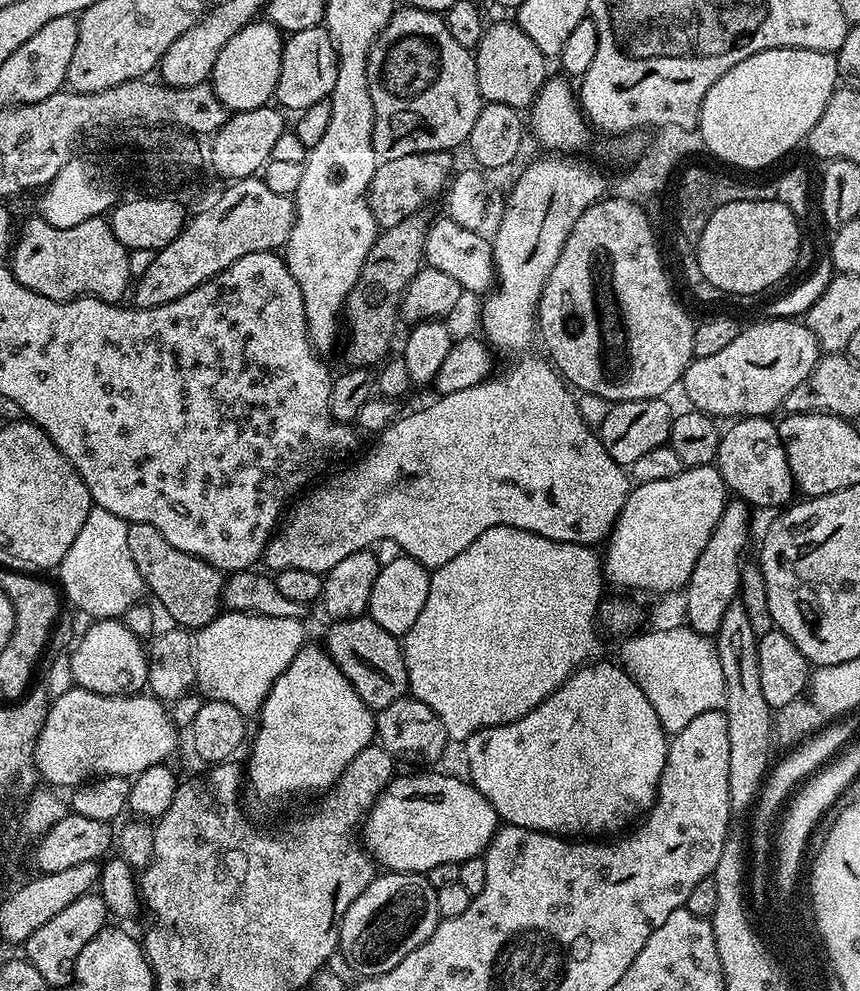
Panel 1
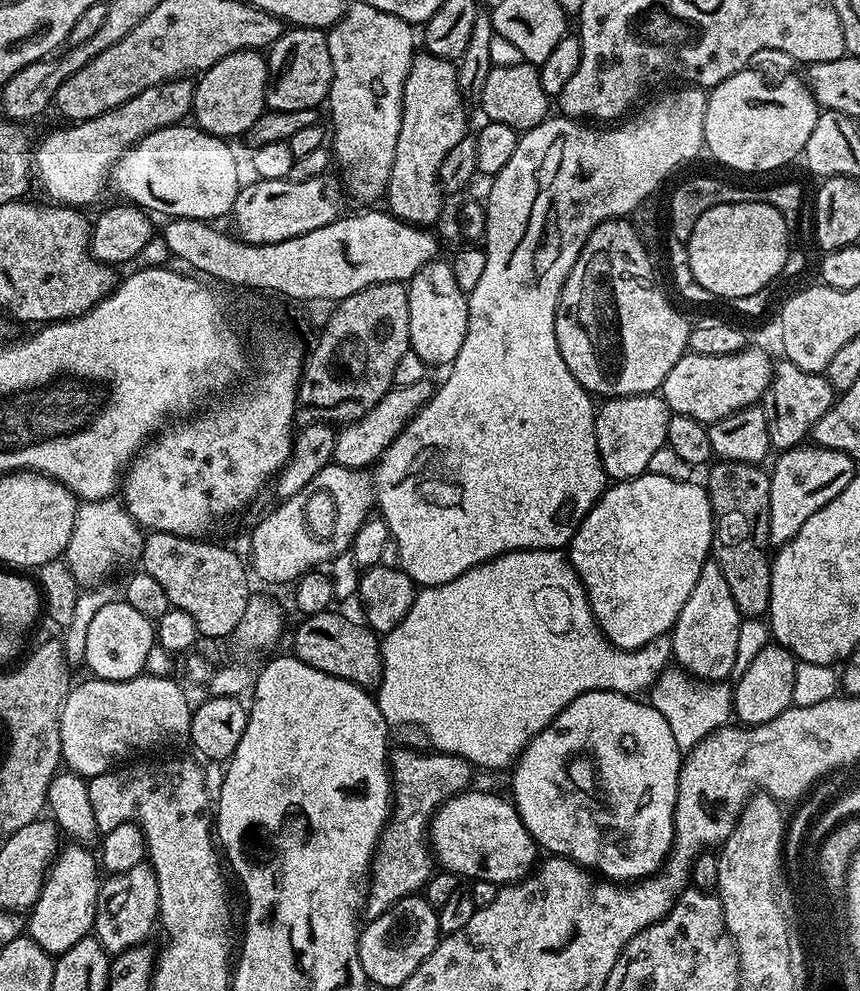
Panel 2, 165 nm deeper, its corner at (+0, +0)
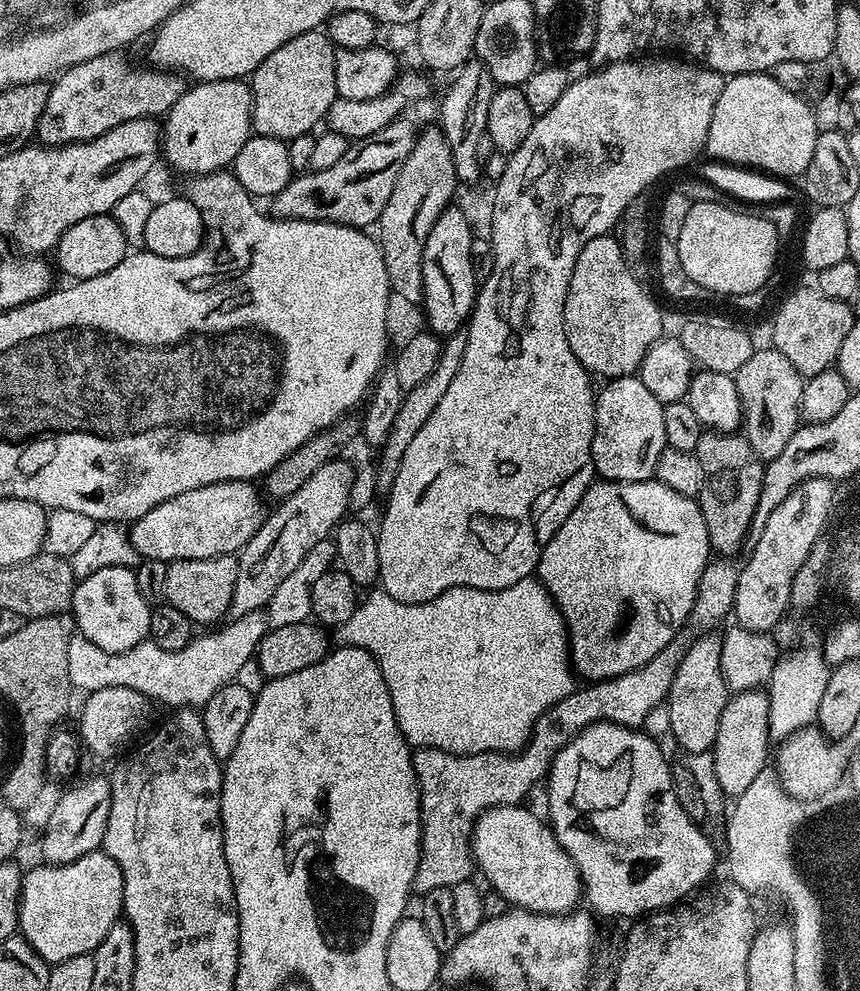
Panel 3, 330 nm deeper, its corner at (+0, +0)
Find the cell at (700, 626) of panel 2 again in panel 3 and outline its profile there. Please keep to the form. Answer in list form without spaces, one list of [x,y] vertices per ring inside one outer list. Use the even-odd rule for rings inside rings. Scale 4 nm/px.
[[[700,634],[695,637],[689,643],[688,649],[686,650],[686,658],[682,658],[682,666],[678,666],[678,674],[674,674],[674,682],[670,686],[668,691],[668,699],[666,701],[668,706],[668,713],[670,714],[670,726],[668,731],[670,733],[671,739],[676,739],[682,747],[685,748],[685,753],[698,753],[706,752],[711,753],[714,742],[718,738],[718,722],[722,722],[722,710],[727,706],[730,699],[730,689],[728,683],[724,680],[724,674],[722,672],[722,639],[719,635],[716,634]]]

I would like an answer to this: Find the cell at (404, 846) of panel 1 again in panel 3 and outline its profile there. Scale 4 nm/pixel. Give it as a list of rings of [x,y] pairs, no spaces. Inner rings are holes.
[[[499,804],[476,817],[472,831],[472,859],[475,867],[488,879],[487,887],[502,894],[509,905],[538,914],[562,916],[582,900],[580,875],[551,827],[520,804]]]

